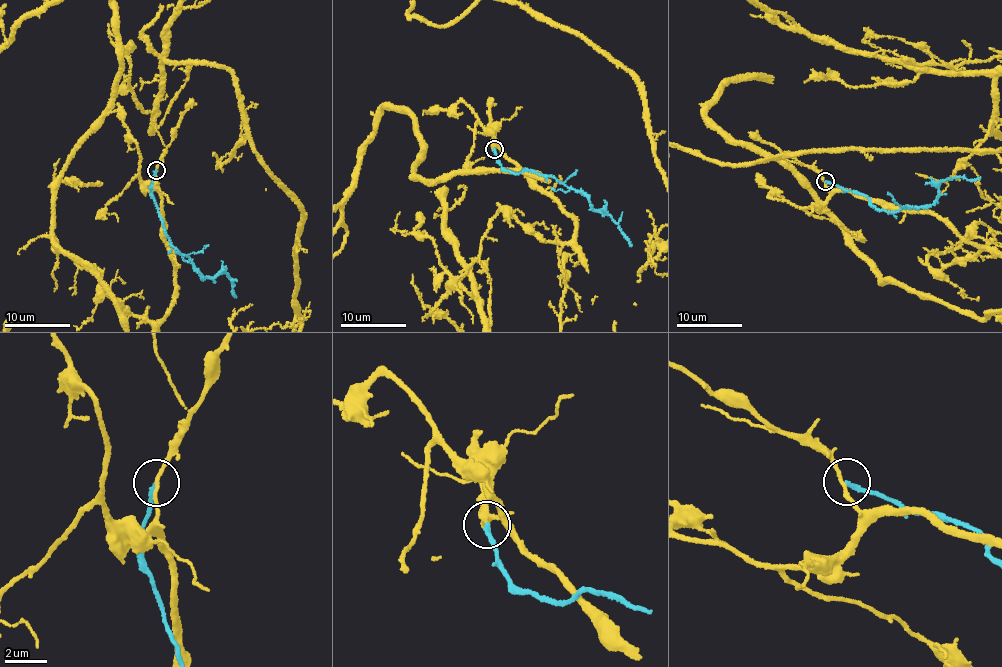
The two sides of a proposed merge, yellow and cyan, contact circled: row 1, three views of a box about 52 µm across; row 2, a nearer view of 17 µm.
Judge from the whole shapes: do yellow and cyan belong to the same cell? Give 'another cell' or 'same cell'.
another cell

